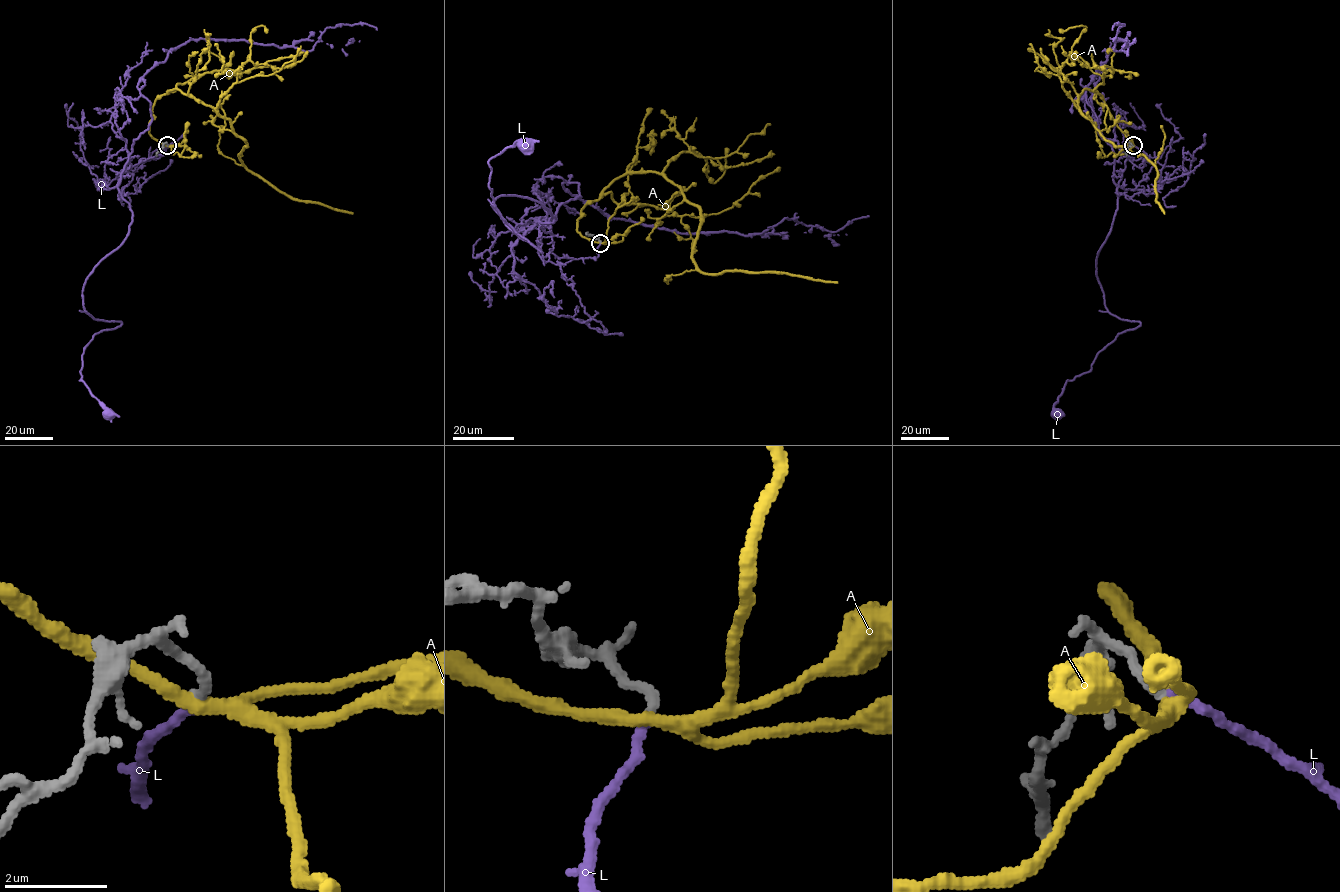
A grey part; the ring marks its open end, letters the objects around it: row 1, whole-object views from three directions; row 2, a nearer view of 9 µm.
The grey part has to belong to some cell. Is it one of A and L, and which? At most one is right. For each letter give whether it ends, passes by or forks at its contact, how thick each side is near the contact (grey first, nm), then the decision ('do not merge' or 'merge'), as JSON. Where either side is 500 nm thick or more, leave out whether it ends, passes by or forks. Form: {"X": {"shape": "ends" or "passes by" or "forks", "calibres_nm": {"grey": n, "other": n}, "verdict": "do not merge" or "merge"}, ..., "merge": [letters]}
{"A": {"shape": "passes by", "calibres_nm": {"grey": 190, "other": 280}, "verdict": "do not merge"}, "L": {"shape": "ends", "calibres_nm": {"grey": 190, "other": 180}, "verdict": "merge"}, "merge": ["L"]}

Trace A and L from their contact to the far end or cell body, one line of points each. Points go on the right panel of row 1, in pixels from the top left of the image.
A: (1133, 145), (1103, 98), (1085, 89), (1078, 109), (1094, 127), (1156, 167), (1156, 200), (1164, 213)
L: (1133, 145), (1145, 164), (1125, 162), (1096, 265), (1106, 309), (1140, 324), (1066, 382), (1057, 415)

